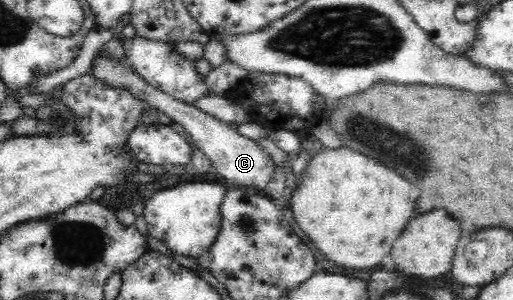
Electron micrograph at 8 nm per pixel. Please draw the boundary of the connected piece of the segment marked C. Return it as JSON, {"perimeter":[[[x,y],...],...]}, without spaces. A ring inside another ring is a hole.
{"perimeter":[[[103,57],[94,59],[92,71],[94,76],[102,78],[110,86],[122,86],[125,89],[130,89],[135,95],[150,104],[152,109],[162,112],[162,114],[170,117],[174,123],[182,125],[186,135],[190,138],[191,144],[206,155],[213,169],[218,172],[218,175],[224,177],[227,183],[233,186],[238,185],[240,188],[252,187],[263,191],[266,189],[277,165],[270,153],[258,143],[258,140],[244,137],[236,129],[230,128],[228,124],[219,121],[216,117],[197,109],[193,105],[181,103],[174,97],[155,89],[154,86],[148,86],[148,83],[143,81],[134,70],[120,68],[117,64],[103,59]]]}

